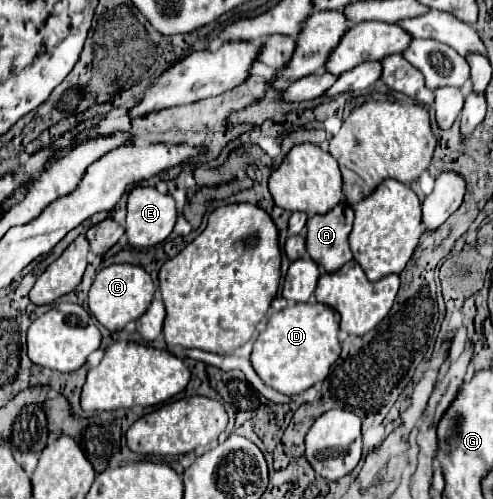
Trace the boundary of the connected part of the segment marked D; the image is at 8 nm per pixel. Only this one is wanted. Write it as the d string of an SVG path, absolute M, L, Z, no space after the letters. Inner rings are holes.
M292 303L274 313L266 329L254 341L250 355L254 371L268 387L282 395L298 395L310 389L314 383L326 379L330 365L340 355L338 323L338 311L322 303Z

